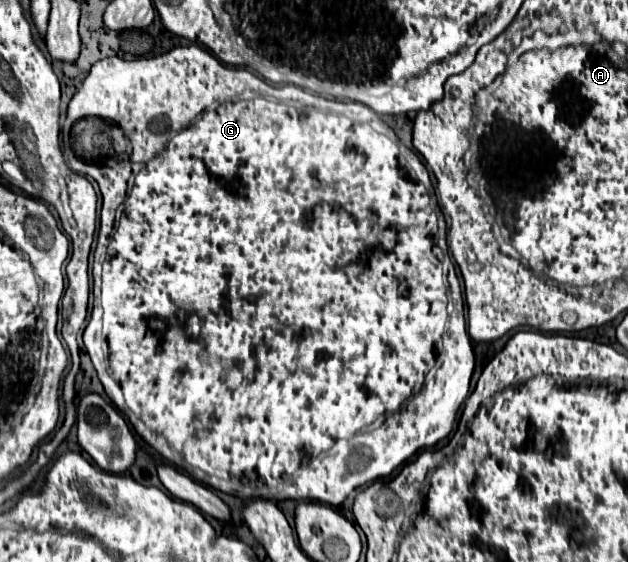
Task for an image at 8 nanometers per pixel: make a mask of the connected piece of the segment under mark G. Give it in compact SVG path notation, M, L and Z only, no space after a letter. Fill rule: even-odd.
M198 45L176 47L158 57L138 57L132 61L108 57L92 65L90 73L68 103L68 121L64 125L64 161L72 171L92 177L98 183L104 199L92 273L94 307L90 323L84 331L84 345L108 397L124 415L128 415L138 435L164 459L178 465L180 469L184 461L186 471L192 477L224 493L234 493L242 499L296 499L338 507L354 489L390 475L398 465L406 463L420 449L434 447L438 441L448 437L456 421L456 411L470 393L476 353L474 343L466 331L463 293L458 277L454 276L455 264L450 261L448 253L444 261L438 257L439 243L445 246L441 246L442 250L448 251L447 226L425 165L389 126L380 122L380 113L374 109L364 111L362 117L366 121L360 121L352 115L346 115L346 111L340 113L338 105L336 111L320 109L318 97L330 103L342 103L342 107L348 103L354 107L356 103L358 111L354 113L362 113L360 105L364 103L360 101L326 97L324 93L320 95L292 83L282 85L267 82L246 67L222 65L212 53ZM84 117L126 123L124 137L130 139L132 145L128 161L108 165L104 161L94 163L94 159L78 155L72 149L70 127L74 121ZM119 208L123 210L122 217L116 231L112 232L114 213ZM98 335L102 343L108 345L108 361L98 345Z

